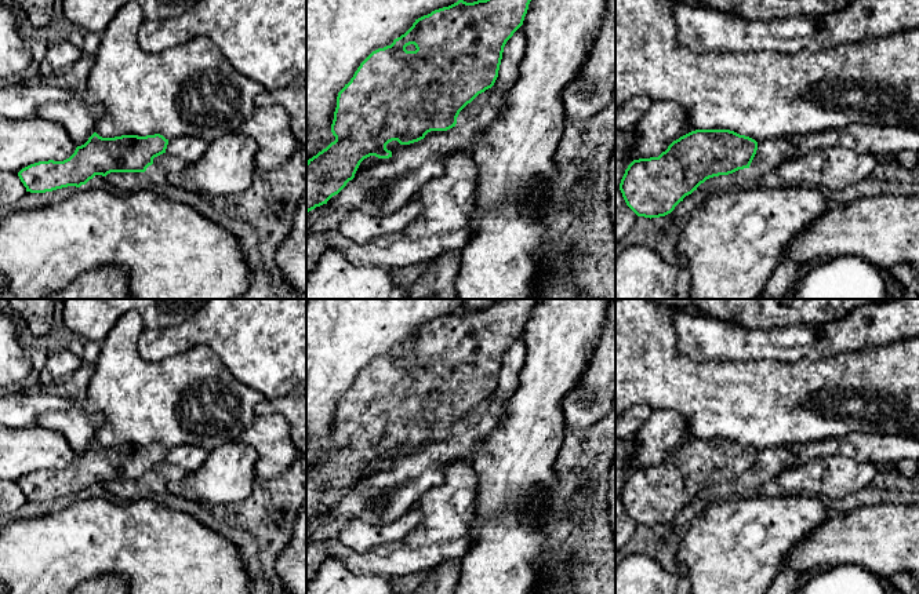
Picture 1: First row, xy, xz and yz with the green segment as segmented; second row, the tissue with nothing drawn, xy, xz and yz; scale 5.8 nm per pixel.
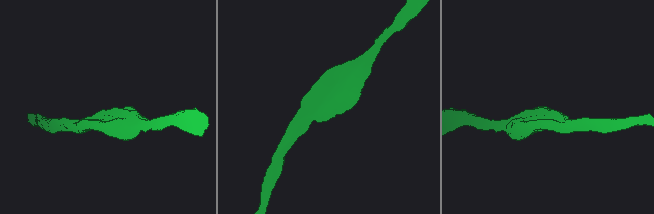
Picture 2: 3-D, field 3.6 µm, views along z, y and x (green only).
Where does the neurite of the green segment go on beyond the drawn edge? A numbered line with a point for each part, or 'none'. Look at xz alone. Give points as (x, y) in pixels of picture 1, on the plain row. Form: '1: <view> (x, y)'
none

